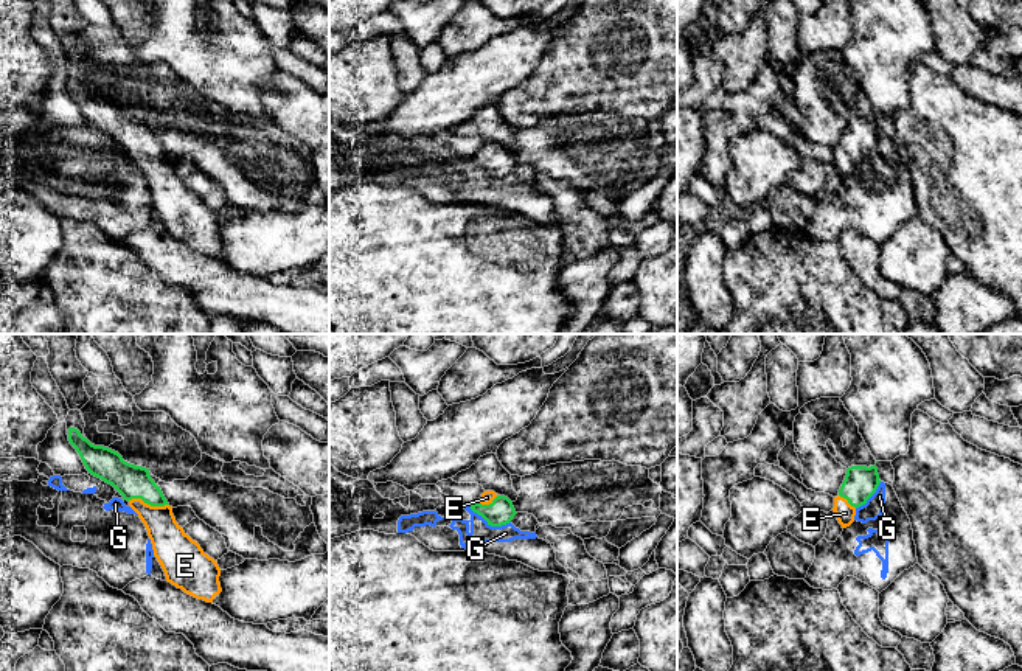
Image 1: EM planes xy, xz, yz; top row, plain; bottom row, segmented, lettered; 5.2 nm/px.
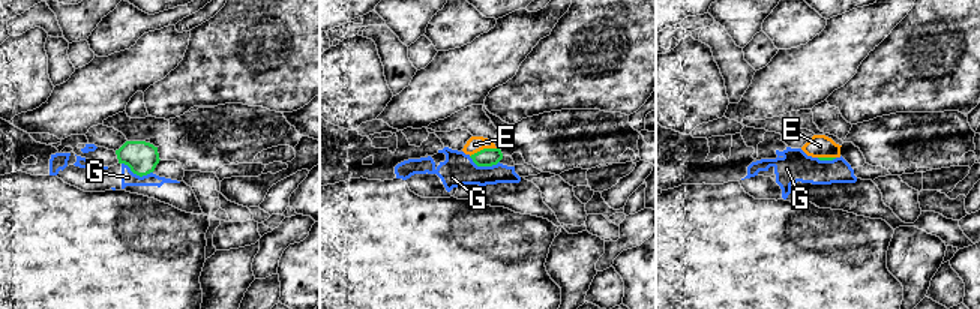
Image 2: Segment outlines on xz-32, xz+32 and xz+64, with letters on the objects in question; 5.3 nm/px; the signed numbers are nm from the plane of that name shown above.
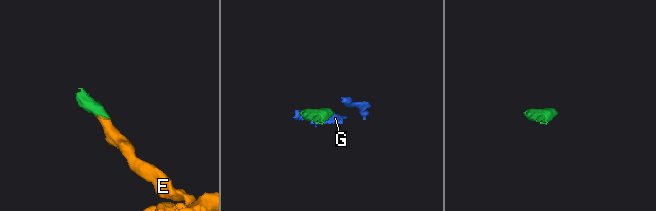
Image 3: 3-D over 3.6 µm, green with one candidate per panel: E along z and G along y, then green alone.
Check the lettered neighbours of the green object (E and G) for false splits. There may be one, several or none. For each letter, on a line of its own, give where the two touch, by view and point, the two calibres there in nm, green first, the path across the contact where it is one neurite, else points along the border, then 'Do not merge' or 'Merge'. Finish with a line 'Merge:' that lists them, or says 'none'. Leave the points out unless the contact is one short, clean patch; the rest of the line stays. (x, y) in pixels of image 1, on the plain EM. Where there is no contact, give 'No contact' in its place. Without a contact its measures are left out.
E: Touches green at xy (148, 156). Thickness 180 nm (green) against 190 nm. Path across: xy (132, 134), (148, 156), (154, 162), (171, 198). Merge
G: Touches green at xz (490, 176). Thickness 140 nm (green) against 110 nm. Boundary: xz (469, 159), (491, 177), (510, 174). Do not merge
Merge: E

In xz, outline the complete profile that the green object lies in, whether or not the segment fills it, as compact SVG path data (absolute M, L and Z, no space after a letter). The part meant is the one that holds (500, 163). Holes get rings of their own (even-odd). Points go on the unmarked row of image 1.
M485 143L478 154L471 157L471 162L491 179L506 177L517 166L513 154L505 148L497 148L494 143Z

